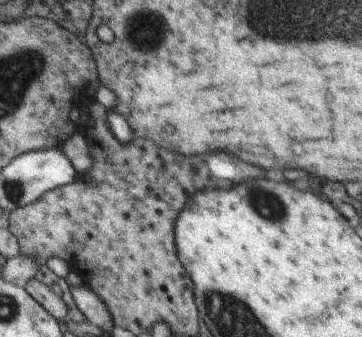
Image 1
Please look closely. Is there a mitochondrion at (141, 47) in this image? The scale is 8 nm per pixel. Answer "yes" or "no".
yes

